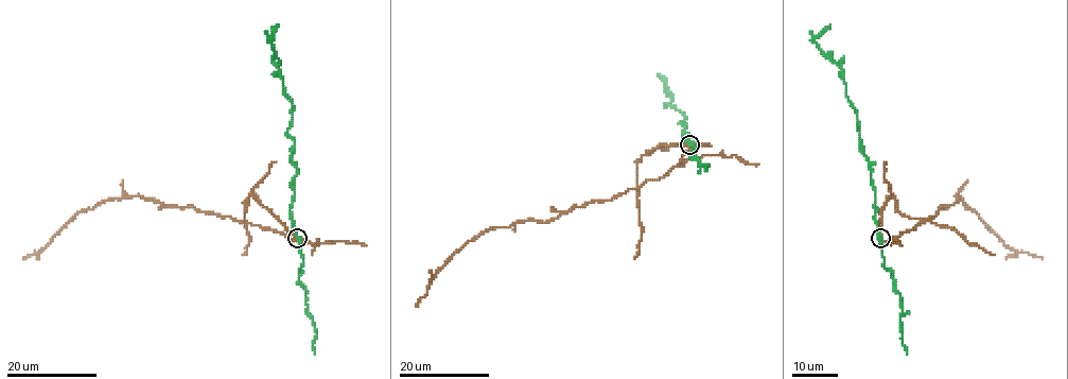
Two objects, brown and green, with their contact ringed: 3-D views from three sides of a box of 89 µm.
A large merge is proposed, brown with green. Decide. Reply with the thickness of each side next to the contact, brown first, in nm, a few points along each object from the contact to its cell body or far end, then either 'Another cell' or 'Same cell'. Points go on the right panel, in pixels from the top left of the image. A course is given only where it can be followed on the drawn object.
Thickness 320 nm (brown) against 400 nm. Course of brown: (881, 238), (896, 238), (913, 229), (941, 206), (950, 206), (957, 196), (1007, 246), (1043, 257). Course of green: (881, 238), (874, 219), (870, 167), (854, 107), (845, 92), (840, 67), (812, 41), (829, 24). Another cell

